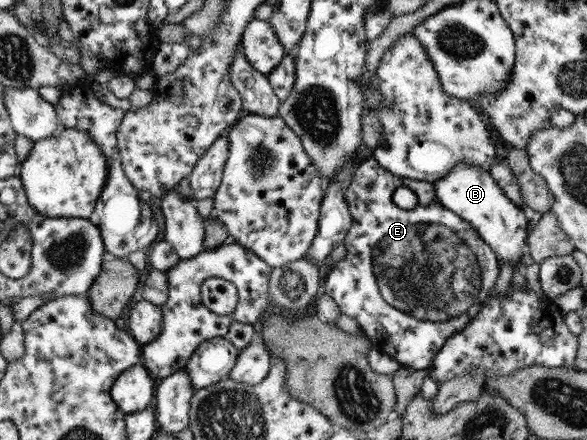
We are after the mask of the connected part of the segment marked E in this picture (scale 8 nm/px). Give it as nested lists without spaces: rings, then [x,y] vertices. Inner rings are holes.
[[[373,156],[360,162],[351,180],[345,192],[346,202],[348,202],[352,218],[352,225],[350,225],[348,234],[343,240],[346,247],[346,257],[337,264],[334,264],[330,273],[326,276],[326,283],[324,284],[325,293],[340,307],[342,313],[356,320],[359,328],[364,332],[364,336],[371,342],[371,348],[378,350],[382,354],[392,356],[402,367],[414,368],[414,370],[426,370],[432,364],[432,360],[438,354],[438,350],[442,348],[442,344],[446,344],[446,340],[452,334],[458,334],[466,324],[474,320],[474,317],[479,312],[478,306],[489,298],[490,291],[496,285],[501,269],[500,262],[497,260],[494,250],[486,244],[486,241],[482,240],[482,237],[479,236],[474,227],[442,205],[436,196],[433,183],[396,176],[388,172],[388,170],[383,169]],[[398,187],[410,188],[418,196],[416,207],[402,210],[402,208],[394,204],[394,199],[392,198]]]

